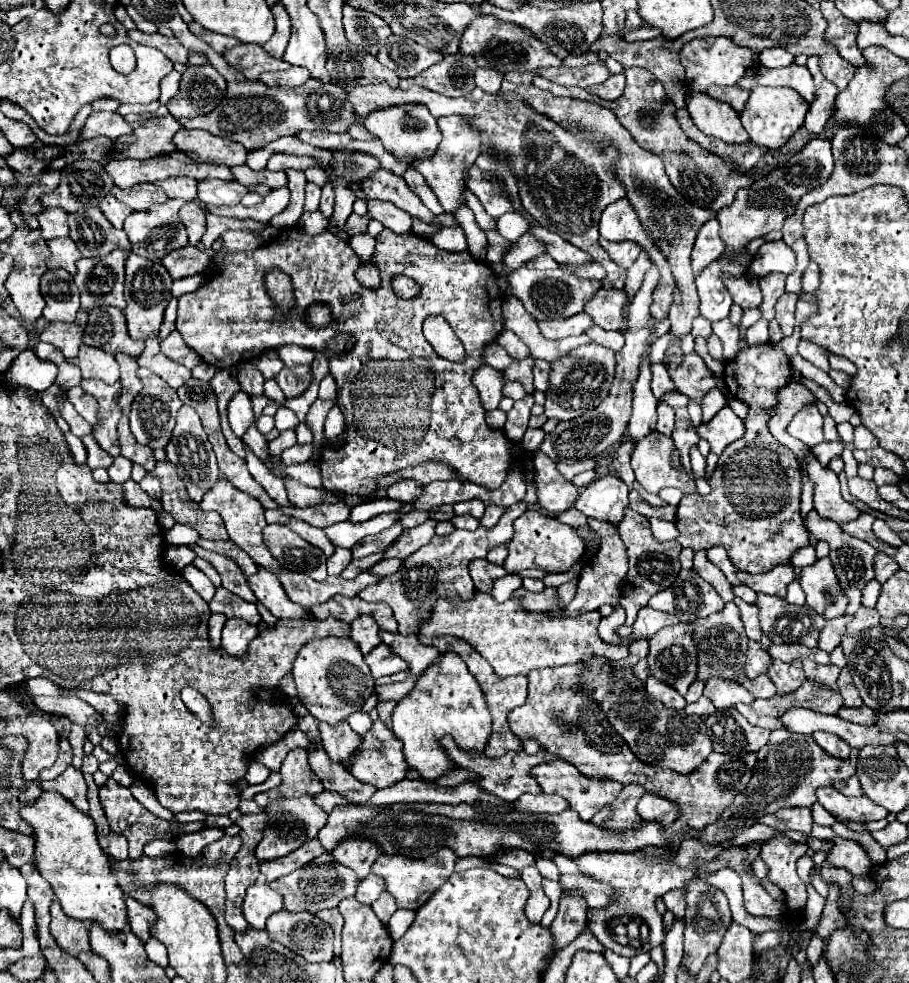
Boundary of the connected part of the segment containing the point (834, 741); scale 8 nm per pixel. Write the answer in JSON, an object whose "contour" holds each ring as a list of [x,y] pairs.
{"contour":[[[818,731],[818,733],[814,733],[812,737],[816,739],[816,743],[818,743],[824,751],[828,751],[828,753],[834,755],[834,757],[846,759],[848,753],[850,753],[850,745],[844,745],[844,741],[840,741],[840,737],[832,737],[832,733],[822,733],[822,731]]]}

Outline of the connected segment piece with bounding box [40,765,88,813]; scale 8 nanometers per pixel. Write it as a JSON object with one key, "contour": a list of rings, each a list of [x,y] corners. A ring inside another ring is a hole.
{"contour":[[[68,765],[68,769],[50,781],[40,781],[40,787],[44,791],[54,791],[66,797],[70,803],[74,803],[80,811],[88,813],[88,799],[86,799],[86,783],[82,777],[82,771]]]}

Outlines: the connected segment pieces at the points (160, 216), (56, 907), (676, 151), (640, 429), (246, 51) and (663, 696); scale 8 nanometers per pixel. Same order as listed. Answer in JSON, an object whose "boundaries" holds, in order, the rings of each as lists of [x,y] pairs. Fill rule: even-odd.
{"boundaries":[[[[170,199],[162,205],[152,207],[150,211],[136,211],[132,213],[126,221],[124,221],[124,231],[128,233],[130,245],[132,245],[132,253],[152,259],[152,261],[160,261],[164,257],[164,253],[170,253],[172,249],[184,247],[188,245],[188,237],[186,237],[186,229],[178,217],[178,209],[184,205],[186,201],[176,201]]],[[[52,901],[50,907],[52,913],[52,923],[50,923],[50,933],[54,935],[54,939],[58,941],[58,945],[72,953],[78,955],[80,951],[88,951],[88,929],[84,925],[84,921],[72,921],[72,917],[68,917],[62,909],[58,901]]],[[[642,67],[628,69],[624,93],[614,101],[604,101],[598,95],[592,95],[580,87],[558,85],[542,75],[536,75],[532,83],[544,91],[550,91],[552,95],[594,101],[594,103],[600,103],[600,105],[612,109],[616,113],[618,121],[630,131],[634,141],[664,161],[666,175],[668,175],[670,183],[676,187],[676,191],[686,201],[692,201],[692,205],[700,205],[702,209],[710,209],[710,211],[720,211],[724,205],[730,205],[734,201],[734,195],[738,189],[750,187],[754,183],[754,177],[750,173],[732,169],[722,157],[716,157],[714,153],[700,149],[700,145],[694,145],[694,141],[688,141],[688,137],[684,137],[684,131],[680,129],[680,125],[676,121],[676,107],[664,93],[664,87],[660,85],[660,81],[656,81],[656,77],[648,69],[642,69]]],[[[646,351],[644,363],[640,367],[640,377],[634,383],[636,385],[634,407],[632,407],[632,419],[630,419],[630,425],[628,425],[628,435],[630,435],[632,441],[640,441],[644,435],[654,431],[654,427],[656,427],[658,399],[650,391],[650,379],[652,379],[652,371],[650,371],[648,351]]],[[[240,43],[236,45],[236,49],[228,49],[228,53],[222,53],[222,57],[228,61],[228,65],[244,73],[244,77],[250,81],[256,81],[258,75],[264,71],[278,71],[290,67],[282,59],[270,57],[260,45]]],[[[650,677],[646,681],[644,689],[646,689],[648,695],[662,701],[666,707],[672,707],[672,709],[678,709],[678,711],[686,707],[686,699],[680,693],[676,693],[676,689],[672,689],[670,685],[664,685],[662,681],[656,681],[654,677]]]]}

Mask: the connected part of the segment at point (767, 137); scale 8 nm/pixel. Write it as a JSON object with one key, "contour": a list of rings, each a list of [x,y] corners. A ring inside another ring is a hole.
{"contour":[[[756,87],[752,89],[744,111],[740,113],[742,125],[748,131],[750,139],[756,145],[768,147],[768,149],[778,149],[782,147],[796,131],[798,127],[804,123],[804,115],[808,111],[810,103],[804,101],[804,97],[800,97],[794,89],[776,89],[776,87]]]}

